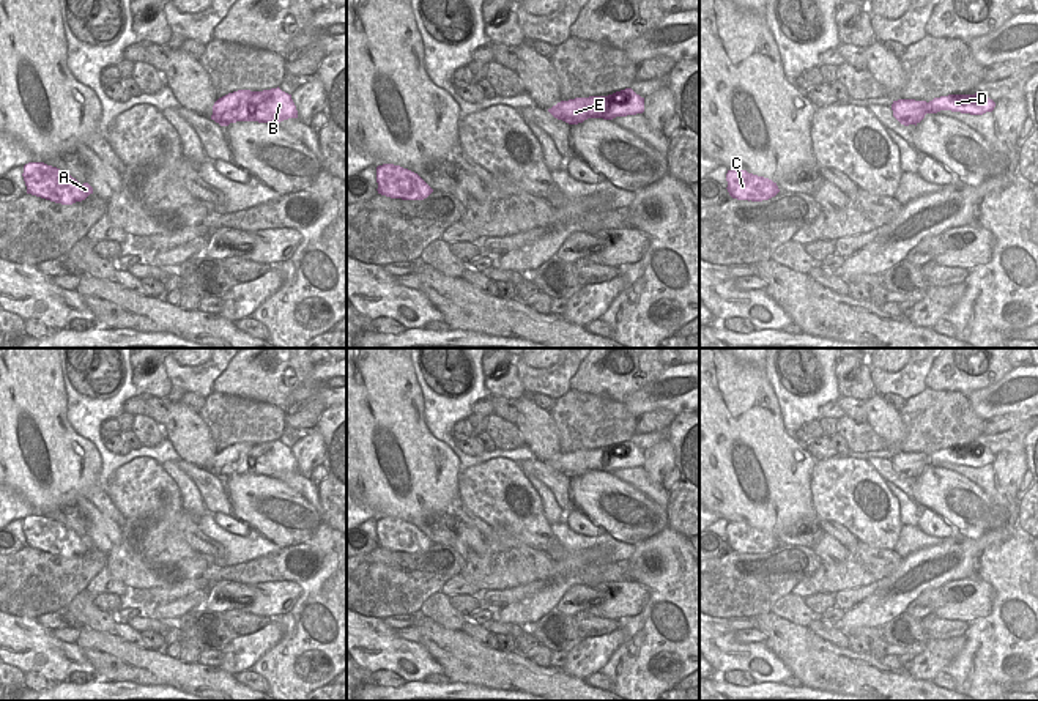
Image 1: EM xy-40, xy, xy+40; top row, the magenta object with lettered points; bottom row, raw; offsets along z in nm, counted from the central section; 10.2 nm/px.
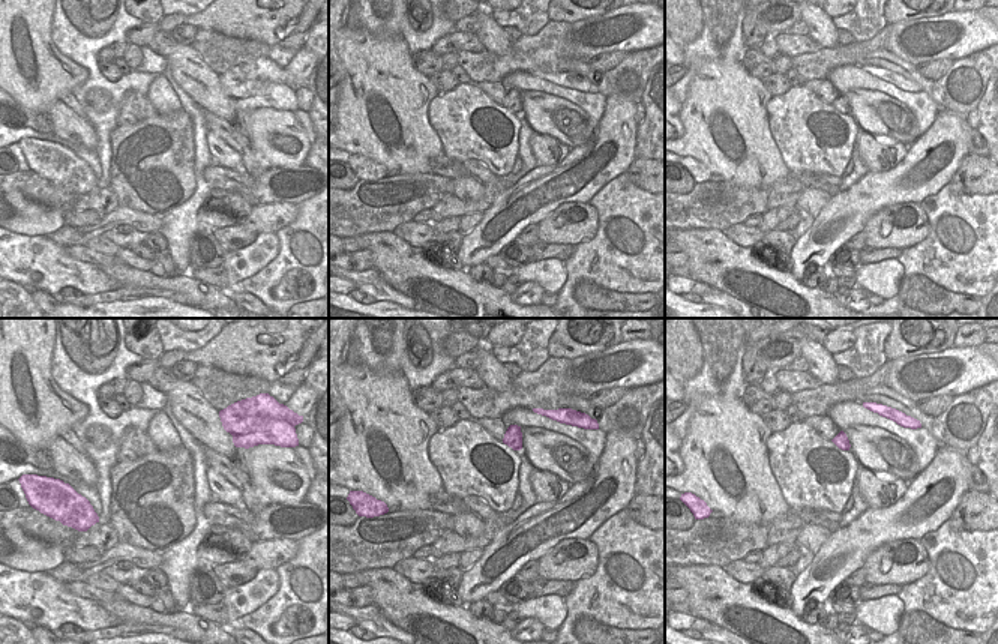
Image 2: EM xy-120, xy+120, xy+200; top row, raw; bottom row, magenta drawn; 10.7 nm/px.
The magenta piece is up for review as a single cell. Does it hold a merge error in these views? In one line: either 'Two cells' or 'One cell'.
Two cells.

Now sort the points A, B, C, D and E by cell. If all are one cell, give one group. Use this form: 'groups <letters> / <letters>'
groups A C E / B D

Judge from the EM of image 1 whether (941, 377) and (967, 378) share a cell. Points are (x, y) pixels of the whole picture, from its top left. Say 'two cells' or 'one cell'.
one cell

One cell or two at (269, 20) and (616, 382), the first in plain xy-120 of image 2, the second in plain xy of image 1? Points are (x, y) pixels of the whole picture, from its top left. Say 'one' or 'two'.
one

